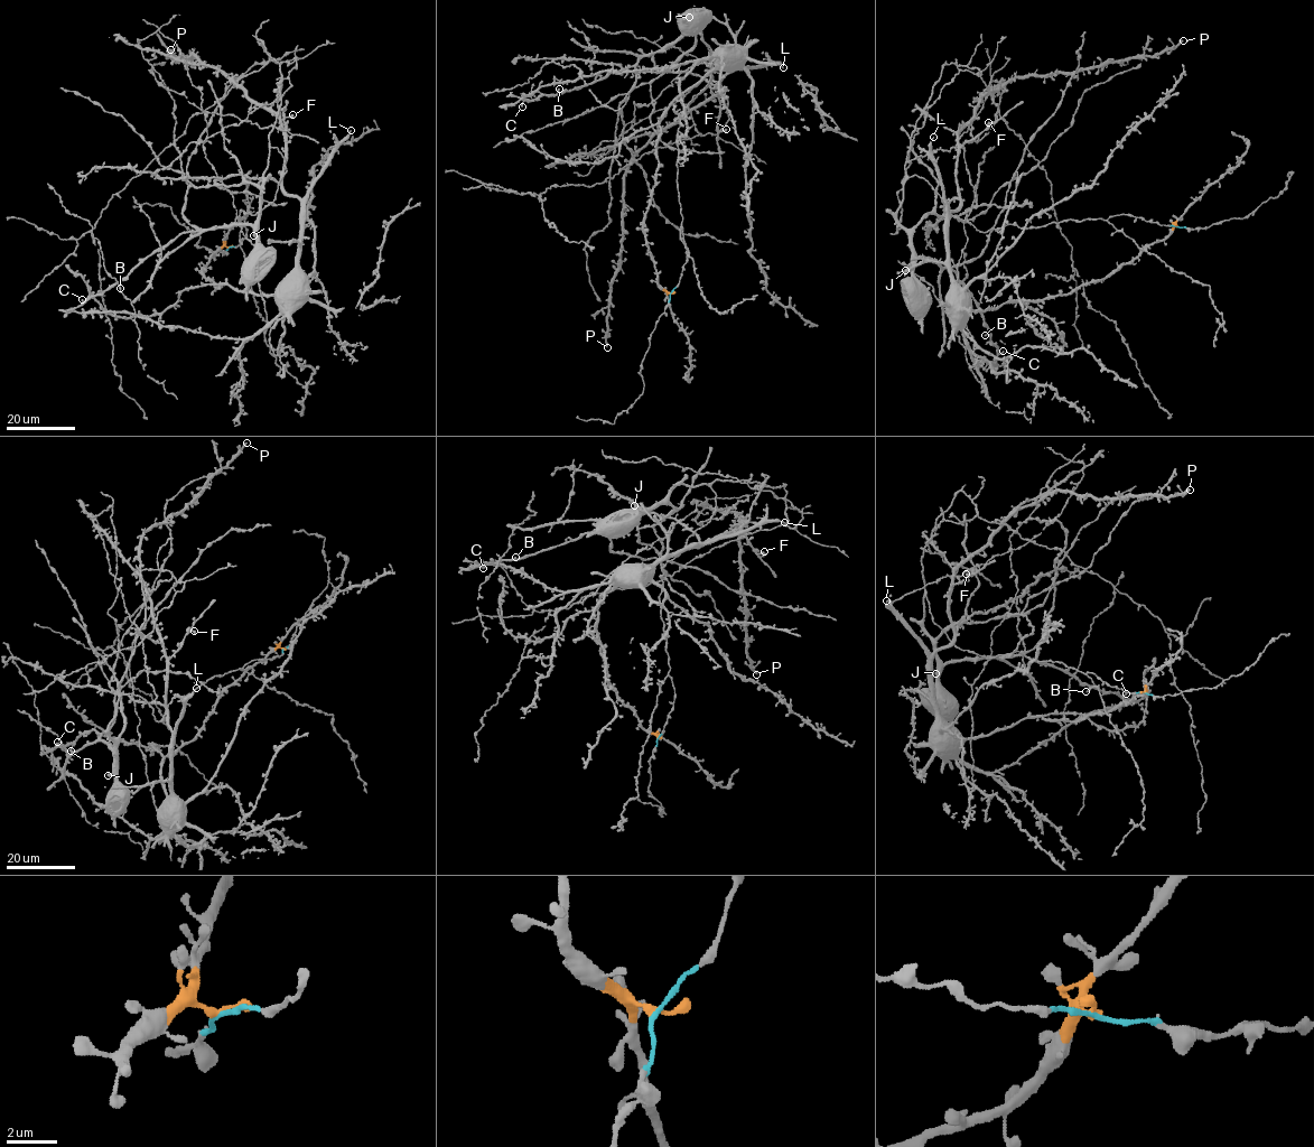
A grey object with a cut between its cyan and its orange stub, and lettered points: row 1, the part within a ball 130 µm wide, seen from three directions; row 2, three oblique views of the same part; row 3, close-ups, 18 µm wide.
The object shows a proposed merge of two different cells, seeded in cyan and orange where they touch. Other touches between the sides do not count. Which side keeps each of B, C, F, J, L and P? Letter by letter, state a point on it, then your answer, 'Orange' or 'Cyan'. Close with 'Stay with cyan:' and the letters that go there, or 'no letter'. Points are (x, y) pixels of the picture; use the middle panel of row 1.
B: Place: (559, 89). Cyan
C: Place: (522, 106). Cyan
F: Place: (726, 129). Orange
J: Place: (689, 17). Cyan
L: Place: (783, 67). Orange
P: Place: (607, 347). Orange
Stay with cyan: B, C, J

